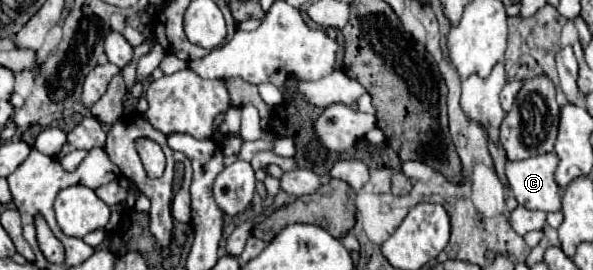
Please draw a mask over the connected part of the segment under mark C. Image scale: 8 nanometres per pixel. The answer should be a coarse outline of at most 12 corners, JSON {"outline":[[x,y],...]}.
{"outline":[[556,154],[506,164],[520,206],[562,210]]}

